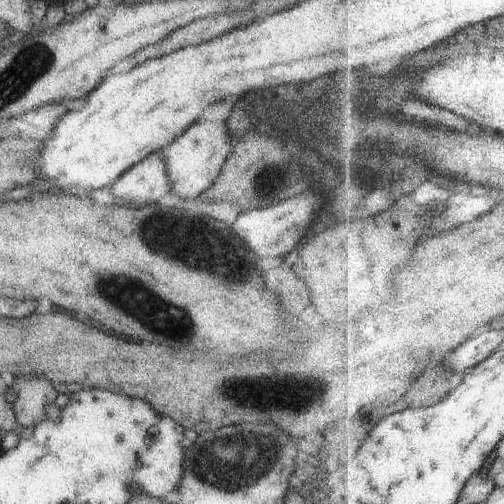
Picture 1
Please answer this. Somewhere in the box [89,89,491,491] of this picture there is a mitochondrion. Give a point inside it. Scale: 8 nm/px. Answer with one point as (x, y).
(144, 302)

